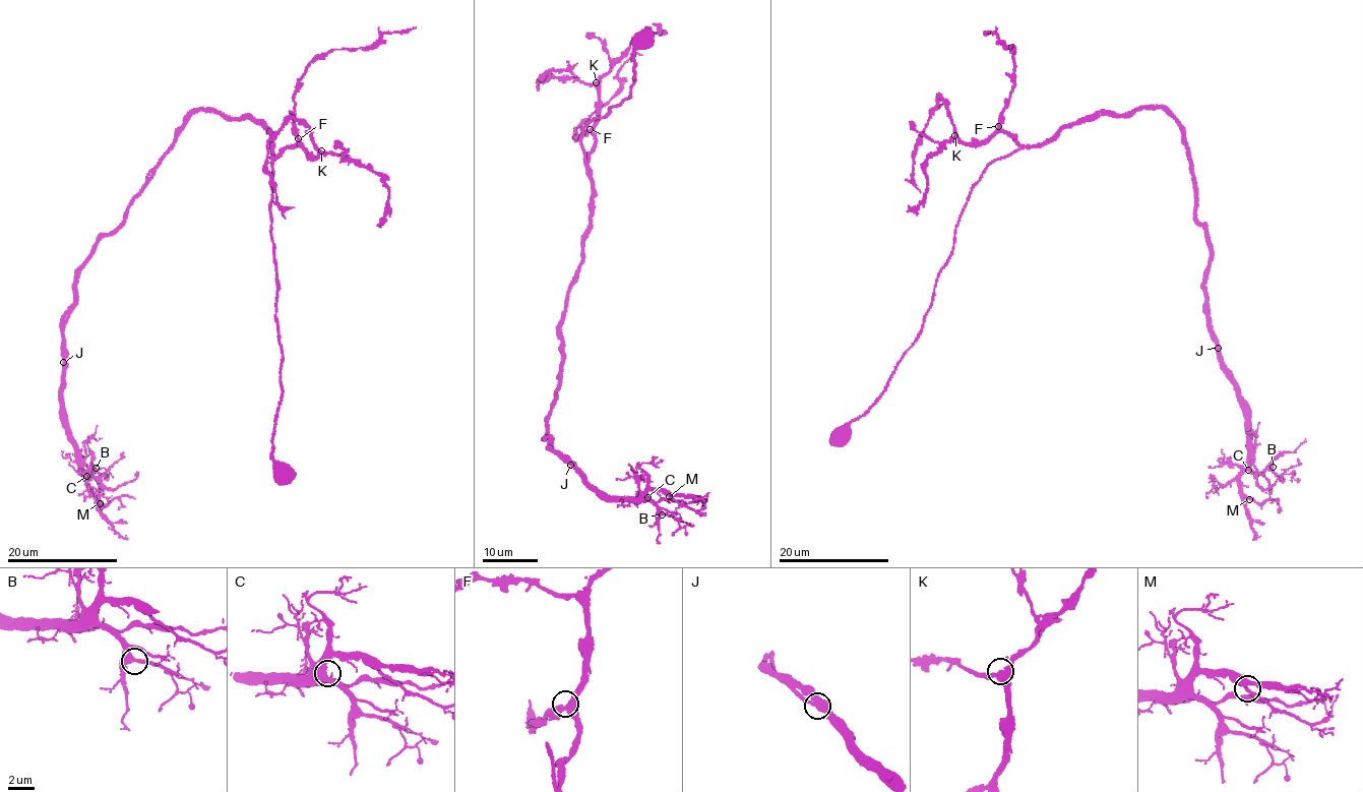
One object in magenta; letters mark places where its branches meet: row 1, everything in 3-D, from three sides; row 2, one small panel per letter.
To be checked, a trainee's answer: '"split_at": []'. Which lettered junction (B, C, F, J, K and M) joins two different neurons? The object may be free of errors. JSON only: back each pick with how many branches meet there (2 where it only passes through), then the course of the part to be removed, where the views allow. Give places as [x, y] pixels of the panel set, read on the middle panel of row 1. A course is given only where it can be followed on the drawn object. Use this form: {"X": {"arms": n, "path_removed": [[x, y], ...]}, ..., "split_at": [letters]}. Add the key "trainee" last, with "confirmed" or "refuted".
{"split_at": [], "trainee": "confirmed"}

